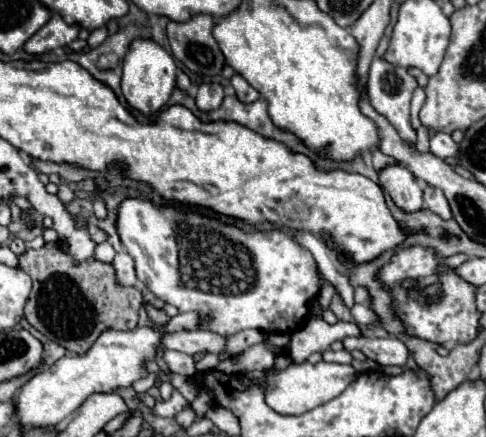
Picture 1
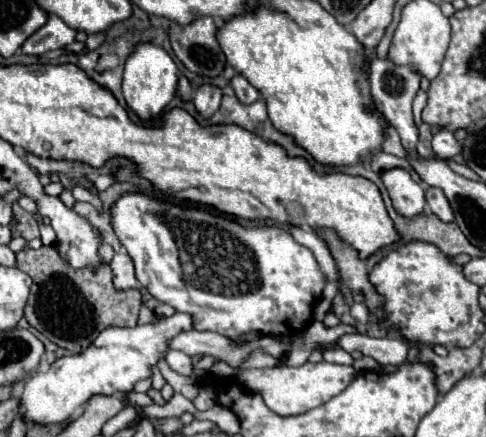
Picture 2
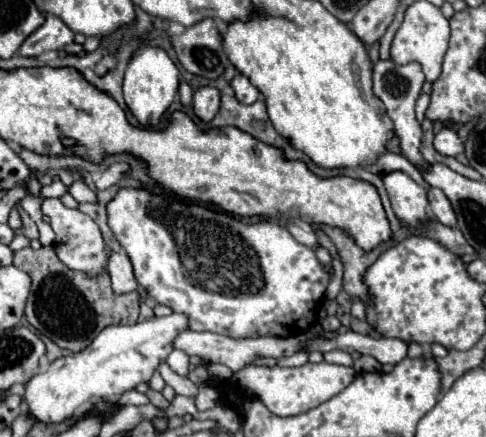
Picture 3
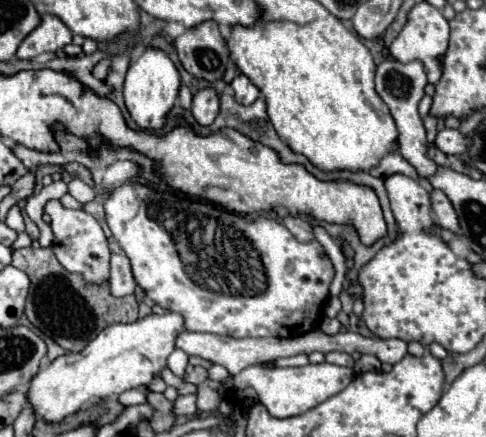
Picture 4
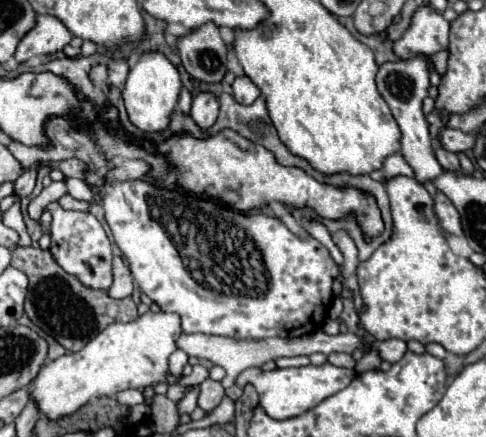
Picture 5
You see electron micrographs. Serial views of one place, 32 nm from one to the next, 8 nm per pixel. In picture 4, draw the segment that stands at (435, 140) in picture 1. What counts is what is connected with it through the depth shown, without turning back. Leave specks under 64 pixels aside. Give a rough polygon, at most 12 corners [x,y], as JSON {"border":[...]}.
{"border":[[442,128],[436,146],[444,154],[466,154],[470,138]]}

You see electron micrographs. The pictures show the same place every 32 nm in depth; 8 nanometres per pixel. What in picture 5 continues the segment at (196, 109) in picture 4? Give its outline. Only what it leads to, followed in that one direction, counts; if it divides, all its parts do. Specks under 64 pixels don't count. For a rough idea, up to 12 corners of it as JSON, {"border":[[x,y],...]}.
{"border":[[210,92],[192,100],[192,120],[208,130],[218,118],[218,100]]}

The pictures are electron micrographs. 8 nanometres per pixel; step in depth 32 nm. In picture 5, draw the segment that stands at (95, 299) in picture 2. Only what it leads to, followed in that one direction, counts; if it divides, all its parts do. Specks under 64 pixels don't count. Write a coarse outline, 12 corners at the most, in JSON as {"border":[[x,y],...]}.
{"border":[[14,248],[28,318],[70,352],[138,316],[68,276],[48,250]]}

